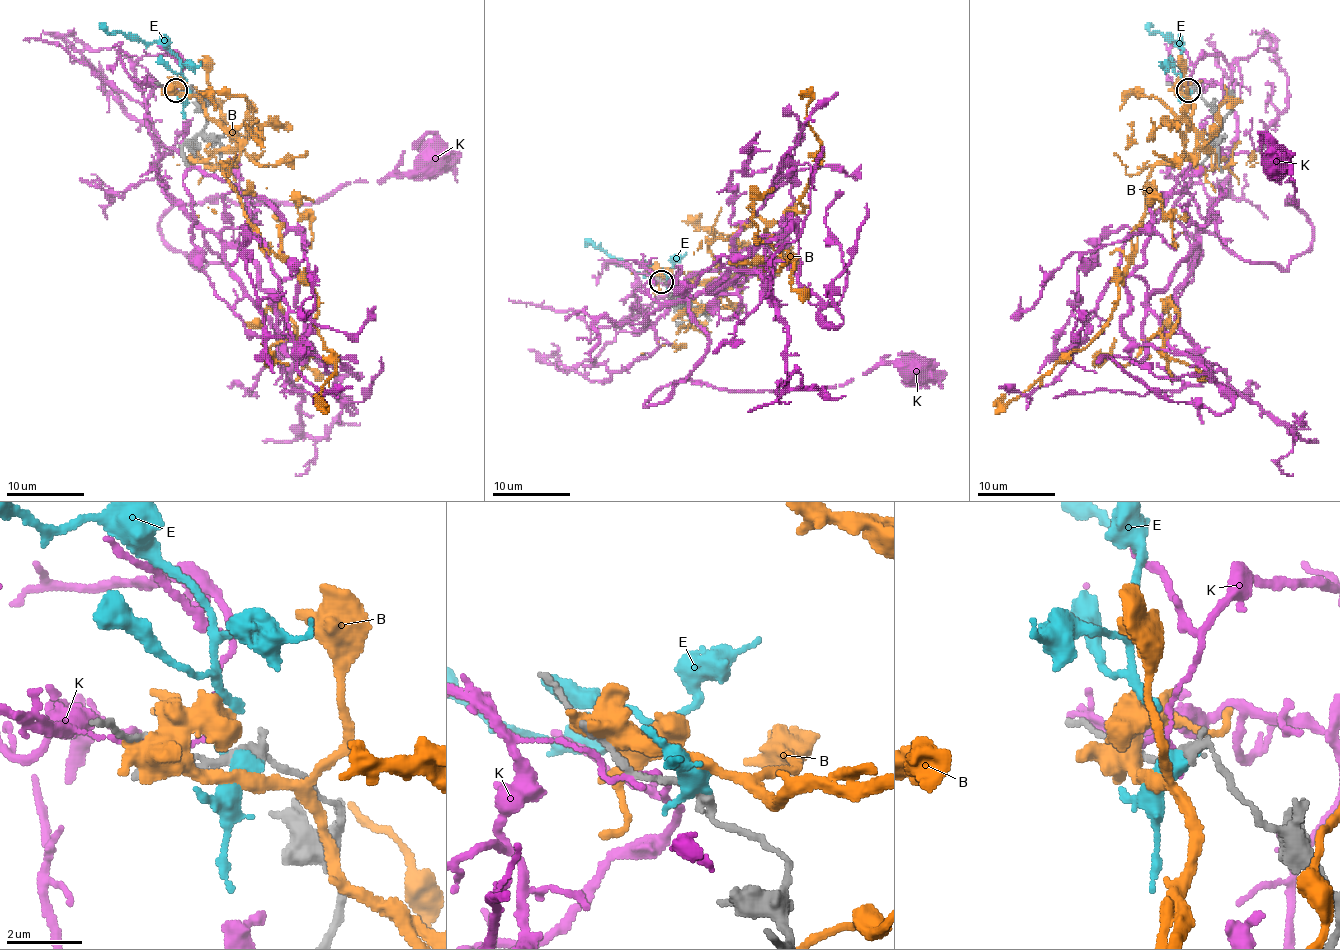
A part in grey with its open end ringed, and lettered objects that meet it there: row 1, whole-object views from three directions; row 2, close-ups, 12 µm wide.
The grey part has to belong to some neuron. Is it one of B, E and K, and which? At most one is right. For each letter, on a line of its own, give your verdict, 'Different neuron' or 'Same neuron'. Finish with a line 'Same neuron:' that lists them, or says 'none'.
B: Different neuron
E: Different neuron
K: Same neuron
Same neuron: K

